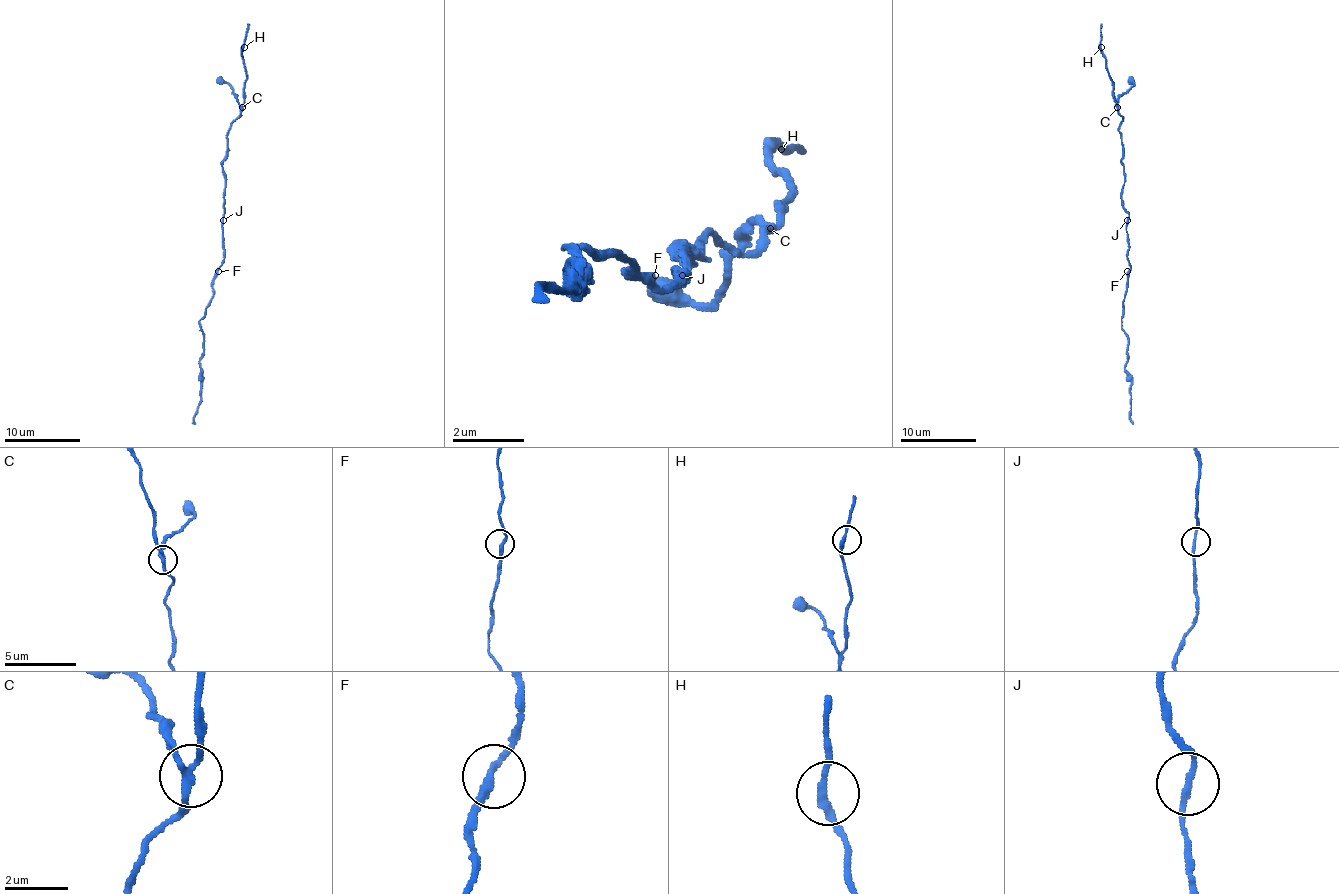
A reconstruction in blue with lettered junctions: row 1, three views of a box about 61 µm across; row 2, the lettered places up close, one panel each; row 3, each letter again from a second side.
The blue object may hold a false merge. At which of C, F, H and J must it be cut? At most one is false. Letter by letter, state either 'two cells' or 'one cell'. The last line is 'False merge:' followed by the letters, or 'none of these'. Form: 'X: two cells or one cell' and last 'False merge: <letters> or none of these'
C: two cells
F: one cell
H: one cell
J: one cell
False merge: C

